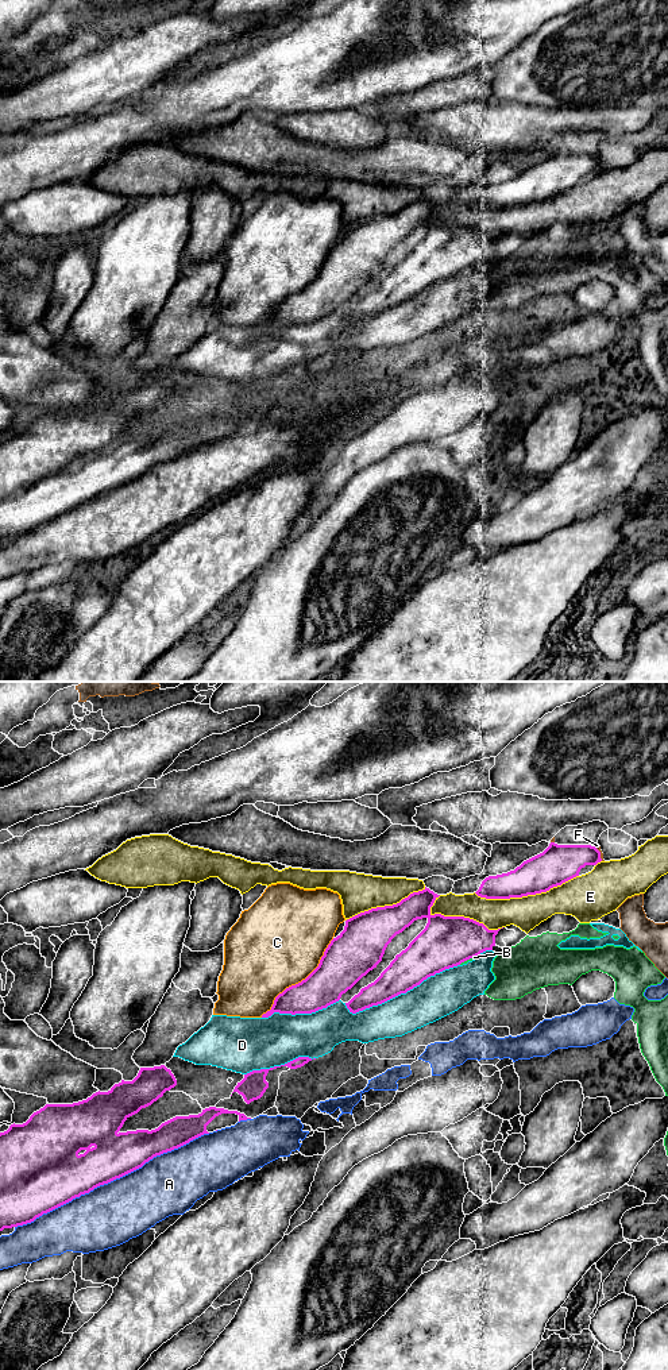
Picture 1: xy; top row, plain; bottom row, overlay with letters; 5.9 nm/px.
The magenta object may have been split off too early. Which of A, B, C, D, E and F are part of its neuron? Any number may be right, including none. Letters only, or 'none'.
none

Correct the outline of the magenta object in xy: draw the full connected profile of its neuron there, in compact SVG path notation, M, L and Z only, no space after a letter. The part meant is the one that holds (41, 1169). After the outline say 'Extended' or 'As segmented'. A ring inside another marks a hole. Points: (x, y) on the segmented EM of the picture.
M165 1065L140 1068L132 1081L121 1080L108 1092L99 1091L78 1103L46 1104L39 1111L34 1112L26 1123L13 1123L7 1131L0 1132L0 1231L31 1223L43 1213L142 1168L154 1157L178 1149L204 1134L209 1134L206 1126L221 1114L236 1114L239 1122L251 1119L238 1111L209 1107L202 1109L198 1115L175 1116L151 1131L120 1131L130 1116L151 1105L162 1097L166 1091L170 1091L175 1085L177 1080L174 1074Z. As segmented

